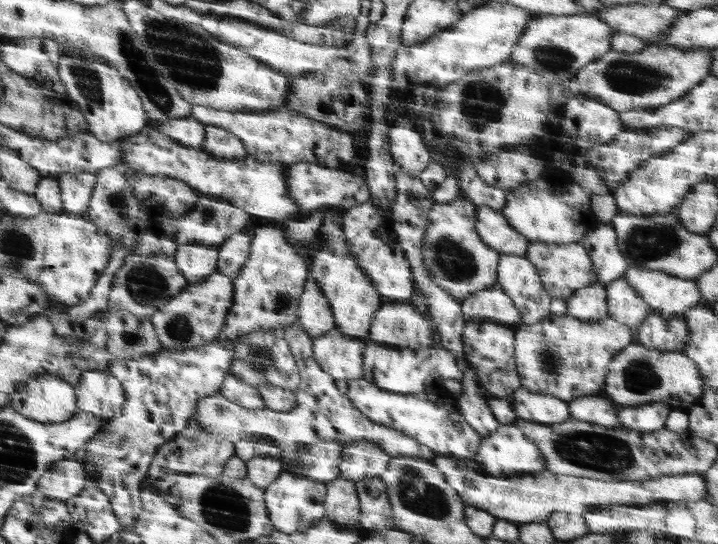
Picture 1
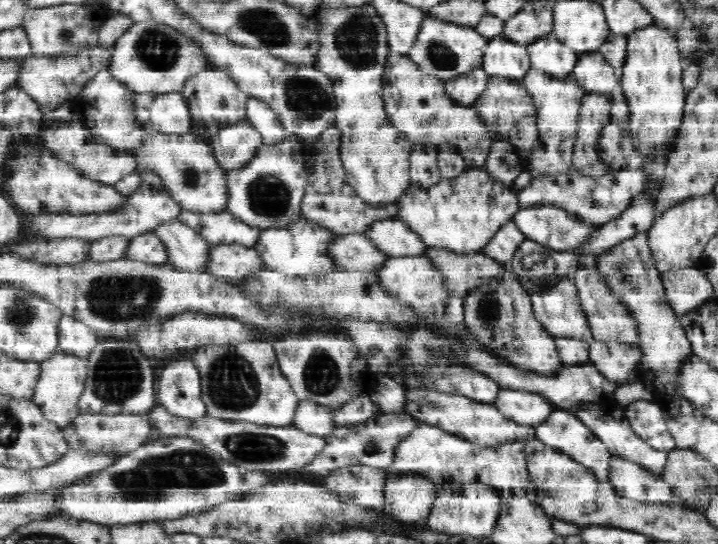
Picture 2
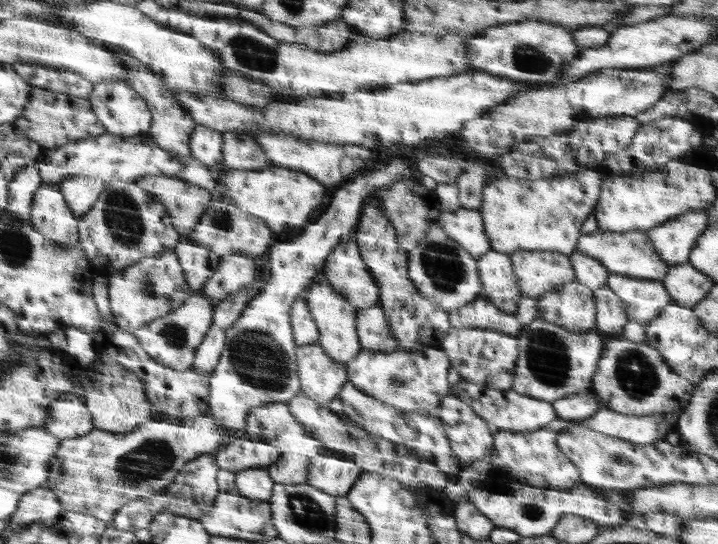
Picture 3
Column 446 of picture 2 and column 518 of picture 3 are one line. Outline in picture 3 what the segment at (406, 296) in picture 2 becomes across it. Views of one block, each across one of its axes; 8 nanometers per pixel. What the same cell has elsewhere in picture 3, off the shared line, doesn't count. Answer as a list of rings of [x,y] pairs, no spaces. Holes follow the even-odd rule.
[[[490,250],[477,260],[484,285],[481,296],[490,299],[503,311],[514,314],[522,296],[510,256]]]

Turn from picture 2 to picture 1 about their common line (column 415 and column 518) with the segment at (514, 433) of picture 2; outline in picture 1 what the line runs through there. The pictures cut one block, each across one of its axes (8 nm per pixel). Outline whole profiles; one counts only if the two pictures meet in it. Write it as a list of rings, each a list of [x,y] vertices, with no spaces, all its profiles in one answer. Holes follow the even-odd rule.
[[[526,387],[519,390],[516,404],[516,418],[552,425],[570,418],[569,404],[546,394],[528,391]]]

